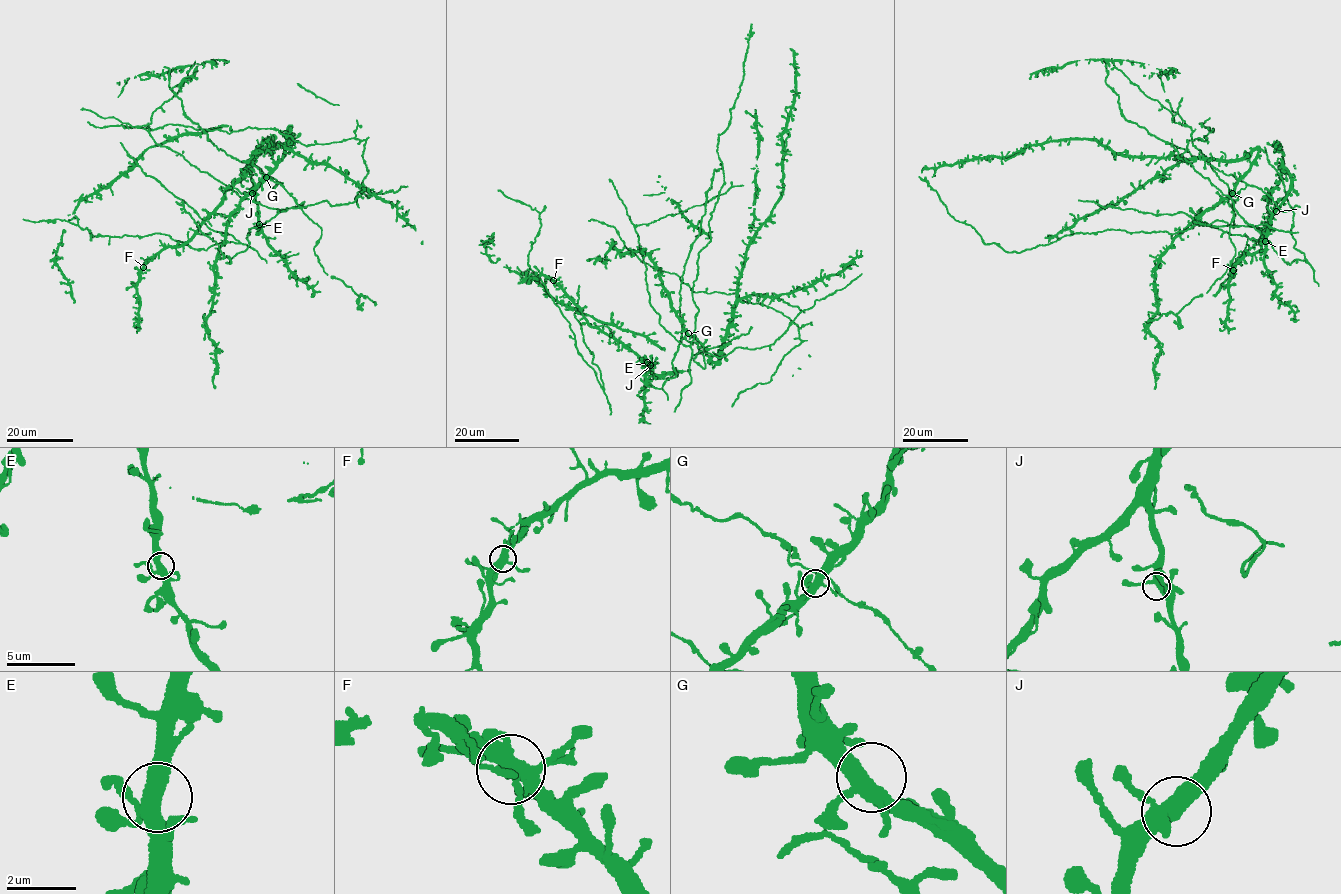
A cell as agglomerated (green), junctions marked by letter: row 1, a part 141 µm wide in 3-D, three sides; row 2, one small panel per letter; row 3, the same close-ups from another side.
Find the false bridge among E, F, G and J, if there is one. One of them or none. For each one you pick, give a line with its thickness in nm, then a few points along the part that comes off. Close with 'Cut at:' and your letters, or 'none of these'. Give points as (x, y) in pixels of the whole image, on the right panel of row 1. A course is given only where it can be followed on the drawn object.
Cut at: none of these

